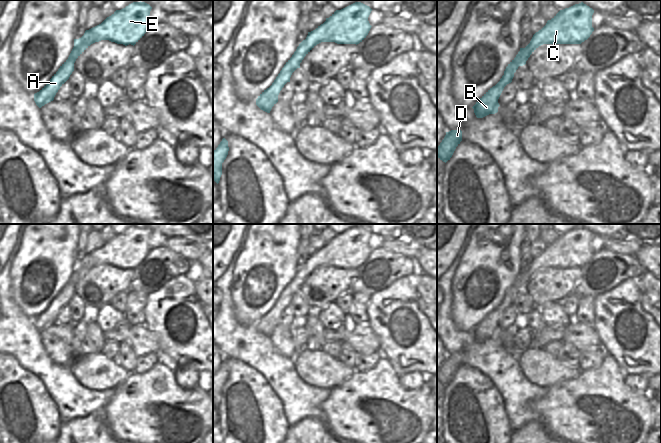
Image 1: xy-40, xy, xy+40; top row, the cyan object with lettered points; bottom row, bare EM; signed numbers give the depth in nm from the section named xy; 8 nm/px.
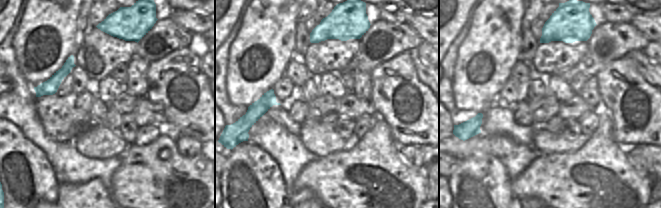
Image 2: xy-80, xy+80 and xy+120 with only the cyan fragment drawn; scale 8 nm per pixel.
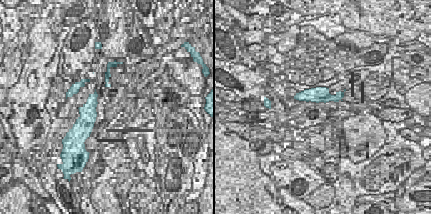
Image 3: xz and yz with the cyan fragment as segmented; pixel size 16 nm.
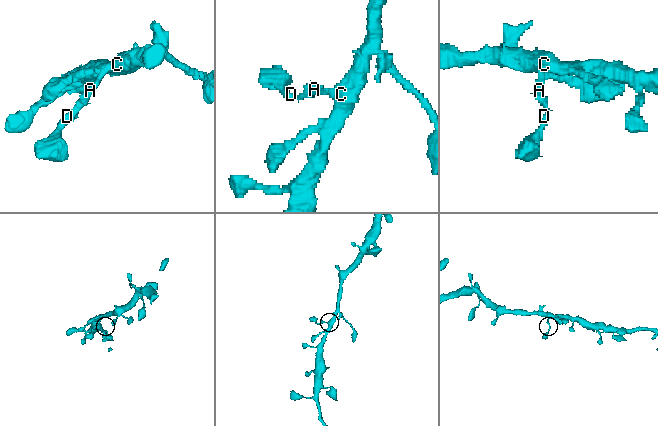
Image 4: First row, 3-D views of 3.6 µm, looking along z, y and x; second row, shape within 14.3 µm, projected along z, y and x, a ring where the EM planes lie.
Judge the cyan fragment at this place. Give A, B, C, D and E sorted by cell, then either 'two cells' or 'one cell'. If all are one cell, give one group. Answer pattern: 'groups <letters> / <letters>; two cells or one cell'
groups A B C D E; one cell

